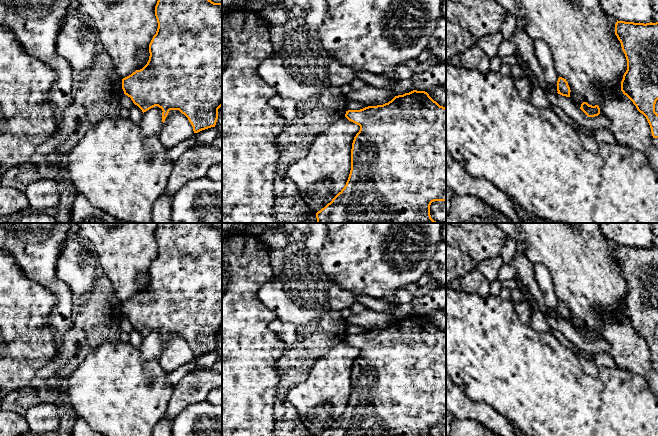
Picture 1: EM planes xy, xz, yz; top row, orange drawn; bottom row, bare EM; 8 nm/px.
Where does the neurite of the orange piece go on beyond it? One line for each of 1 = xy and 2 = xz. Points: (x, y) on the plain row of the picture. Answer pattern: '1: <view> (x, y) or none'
1: none
2: none

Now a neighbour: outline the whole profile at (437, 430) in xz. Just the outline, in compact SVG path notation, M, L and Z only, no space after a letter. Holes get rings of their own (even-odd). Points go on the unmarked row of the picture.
M434 425L430 429L430 436L446 436L446 425Z

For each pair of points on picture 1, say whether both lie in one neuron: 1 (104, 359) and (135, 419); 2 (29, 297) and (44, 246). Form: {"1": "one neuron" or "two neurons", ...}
{"1": "one neuron", "2": "two neurons"}

